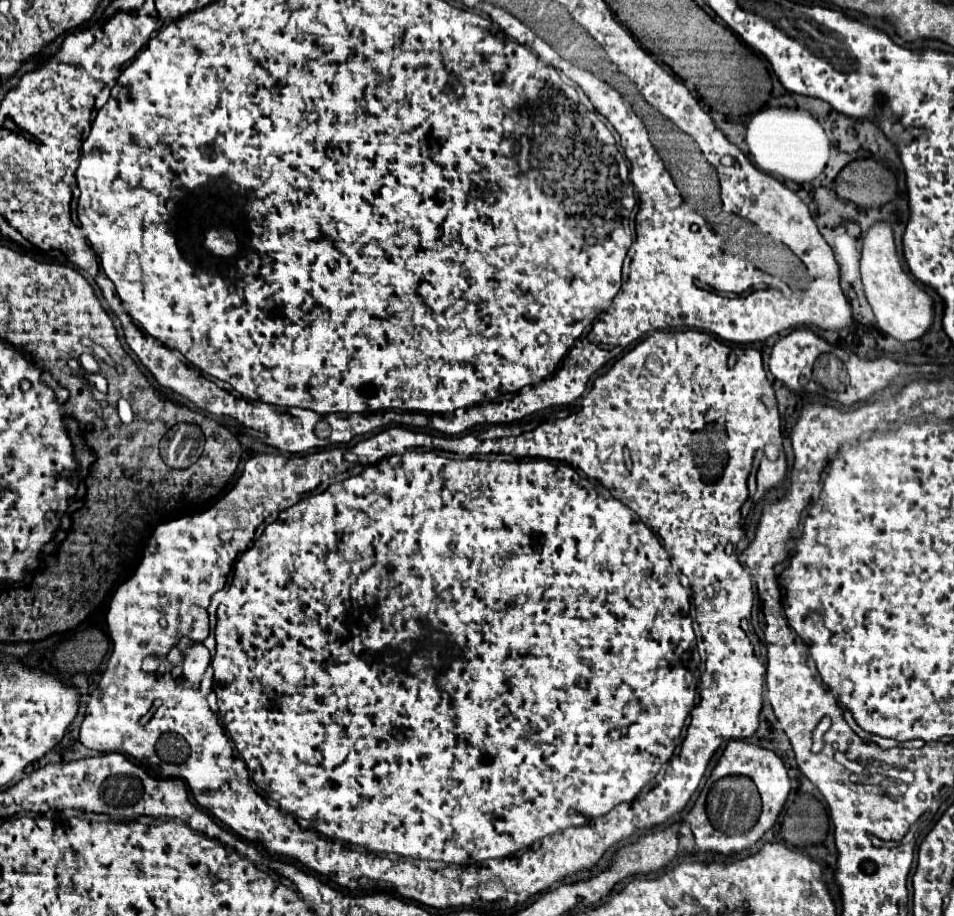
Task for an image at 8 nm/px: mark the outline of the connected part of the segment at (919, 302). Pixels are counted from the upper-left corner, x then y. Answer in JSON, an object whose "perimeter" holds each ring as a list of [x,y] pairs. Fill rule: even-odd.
{"perimeter":[[[875,224],[865,236],[861,256],[861,278],[867,302],[871,304],[877,326],[883,332],[901,342],[917,340],[925,334],[925,330],[933,322],[931,296],[925,290],[921,290],[921,284],[917,284],[909,274],[903,272],[895,252],[893,232],[887,224]]]}

